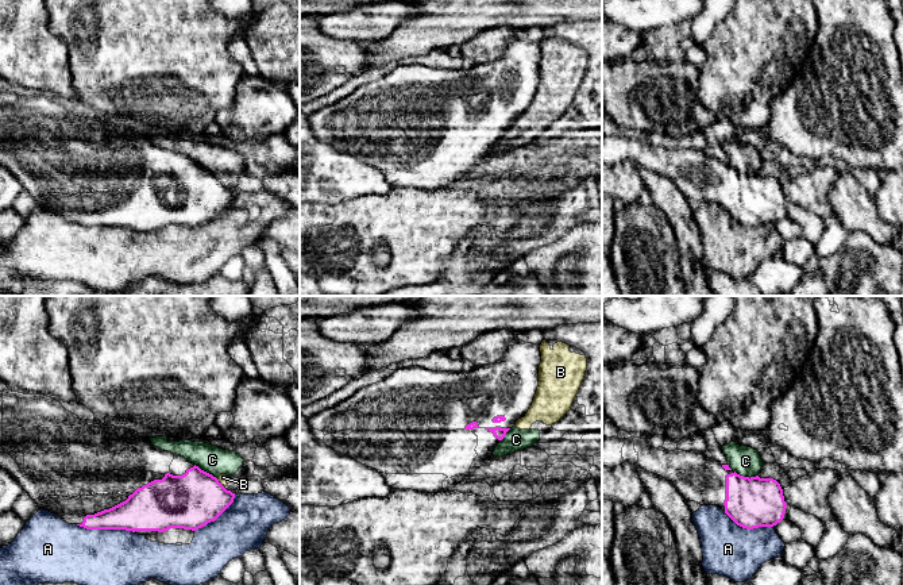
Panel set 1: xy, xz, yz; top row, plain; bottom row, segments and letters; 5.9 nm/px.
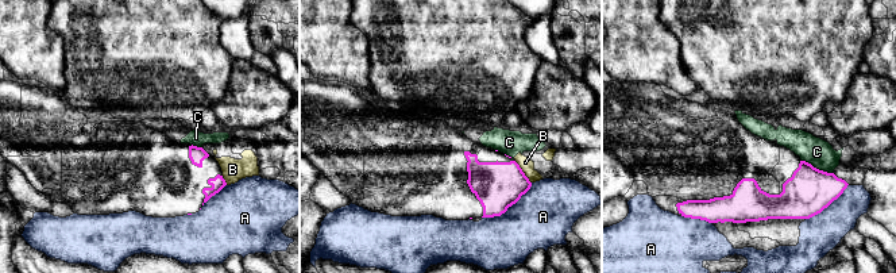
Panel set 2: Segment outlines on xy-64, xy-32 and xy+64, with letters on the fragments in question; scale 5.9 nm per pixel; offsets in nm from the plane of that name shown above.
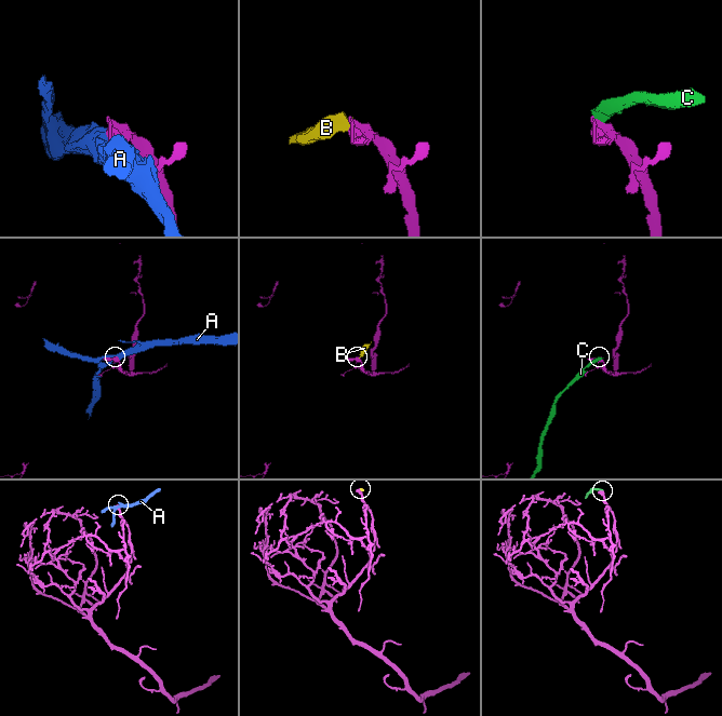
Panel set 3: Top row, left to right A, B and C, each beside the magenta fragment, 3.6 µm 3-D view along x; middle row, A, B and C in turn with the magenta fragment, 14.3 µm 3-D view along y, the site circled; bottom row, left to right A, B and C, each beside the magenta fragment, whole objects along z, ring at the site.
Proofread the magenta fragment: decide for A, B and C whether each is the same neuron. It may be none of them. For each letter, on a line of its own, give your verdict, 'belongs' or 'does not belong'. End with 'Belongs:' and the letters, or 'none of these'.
A: does not belong
B: does not belong
C: does not belong
Belongs: none of these

